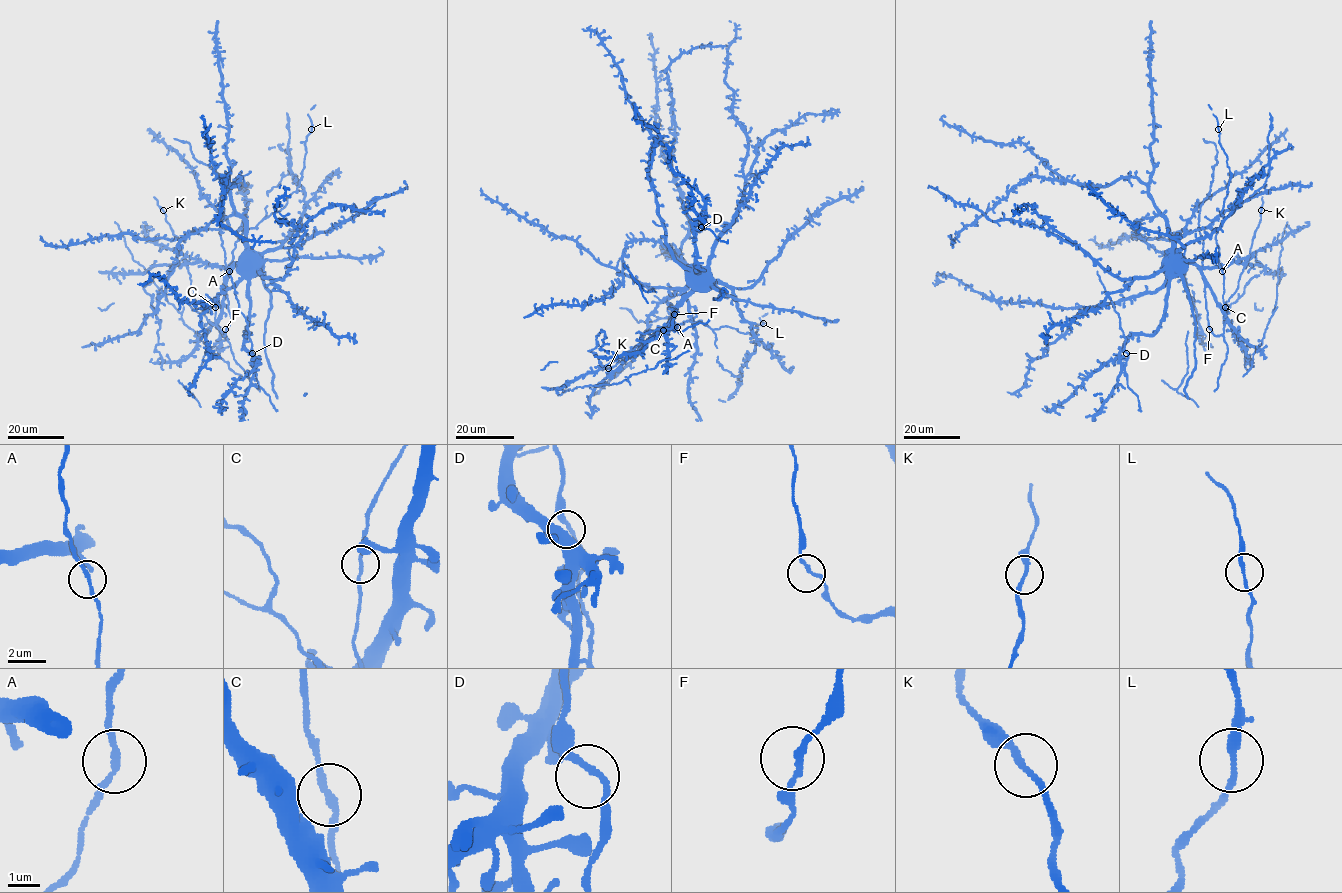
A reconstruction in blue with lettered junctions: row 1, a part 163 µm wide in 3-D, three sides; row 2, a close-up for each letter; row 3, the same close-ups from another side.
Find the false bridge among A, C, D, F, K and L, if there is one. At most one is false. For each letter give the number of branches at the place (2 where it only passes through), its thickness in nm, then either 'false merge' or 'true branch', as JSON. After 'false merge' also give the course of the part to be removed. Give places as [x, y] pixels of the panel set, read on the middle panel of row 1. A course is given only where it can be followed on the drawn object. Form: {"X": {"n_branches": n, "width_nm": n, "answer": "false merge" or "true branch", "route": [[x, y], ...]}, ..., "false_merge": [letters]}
{"A": {"n_branches": 2, "width_nm": 180, "answer": "true branch"}, "C": {"n_branches": 2, "width_nm": 180, "answer": "true branch"}, "D": {"n_branches": 2, "width_nm": 200, "answer": "true branch"}, "F": {"n_branches": 2, "width_nm": 180, "answer": "true branch"}, "K": {"n_branches": 2, "width_nm": 190, "answer": "true branch"}, "L": {"n_branches": 2, "width_nm": 200, "answer": "true branch"}, "false_merge": []}

